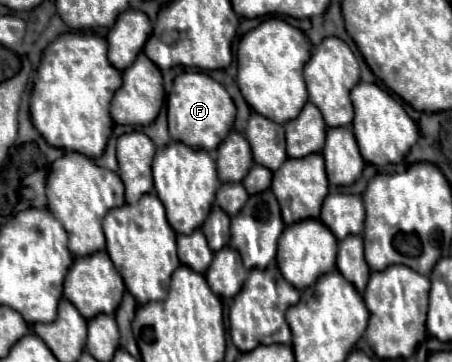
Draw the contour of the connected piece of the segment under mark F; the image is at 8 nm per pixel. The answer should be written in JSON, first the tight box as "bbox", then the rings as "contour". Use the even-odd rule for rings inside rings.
{"bbox":[168,72,234,150],"contour":[[[184,72],[174,78],[172,94],[168,96],[168,130],[172,140],[182,140],[192,148],[214,150],[226,138],[234,124],[234,102],[222,84],[204,72]]]}

